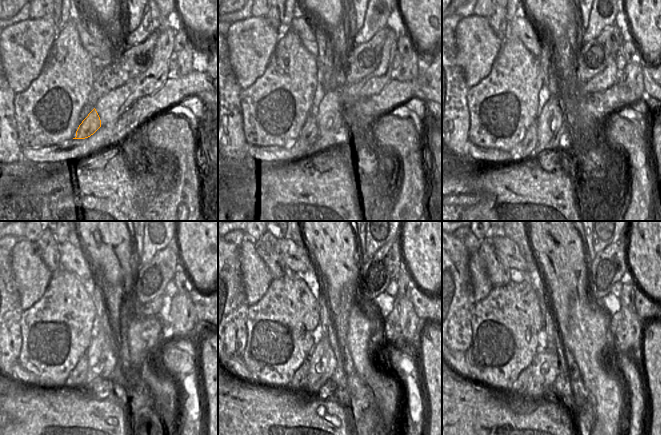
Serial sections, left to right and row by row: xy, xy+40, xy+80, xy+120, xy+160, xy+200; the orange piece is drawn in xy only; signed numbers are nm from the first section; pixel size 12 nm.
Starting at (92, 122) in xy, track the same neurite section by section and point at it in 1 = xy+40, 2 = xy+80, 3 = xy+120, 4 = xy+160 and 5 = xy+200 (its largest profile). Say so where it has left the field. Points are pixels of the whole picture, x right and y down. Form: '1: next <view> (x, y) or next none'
1: next xy+40 (310, 131)
2: next xy+80 (529, 143)
3: next xy+120 (77, 376)
4: next xy+160 (299, 379)
5: next xy+200 (519, 387)

